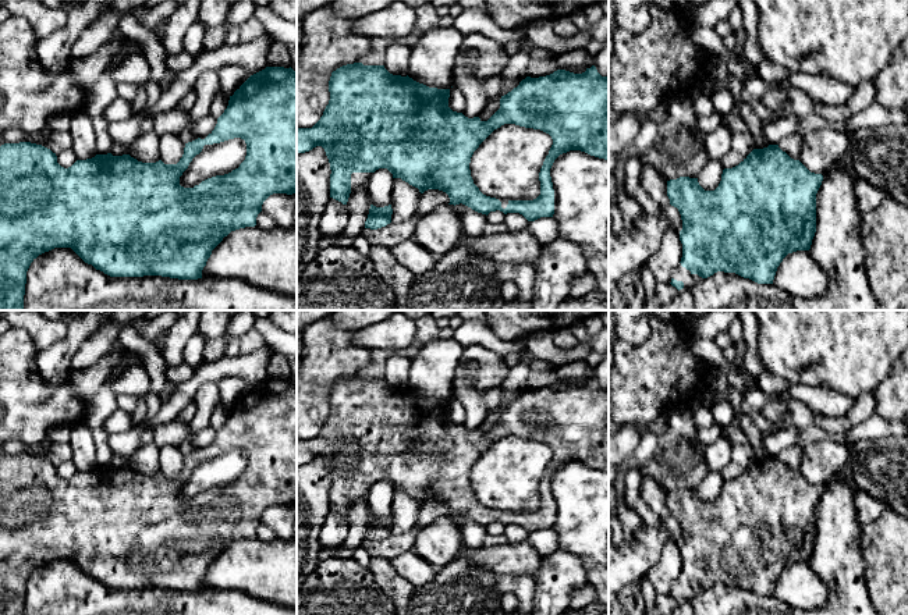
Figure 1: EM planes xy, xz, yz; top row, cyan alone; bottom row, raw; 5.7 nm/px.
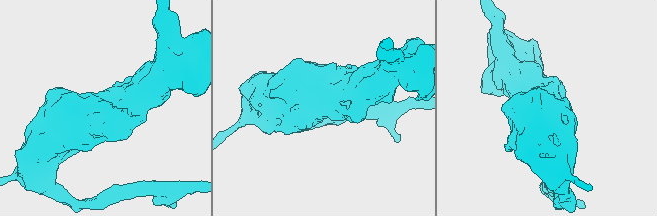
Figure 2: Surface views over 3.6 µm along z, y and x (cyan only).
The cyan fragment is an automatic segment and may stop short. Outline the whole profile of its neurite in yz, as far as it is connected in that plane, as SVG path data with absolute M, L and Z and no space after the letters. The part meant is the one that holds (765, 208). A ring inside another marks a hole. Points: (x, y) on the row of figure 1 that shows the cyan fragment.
M778 145L753 149L738 166L724 168L714 191L705 191L698 178L667 181L670 205L678 209L682 220L682 257L671 271L670 284L680 292L688 291L717 271L773 284L777 267L788 253L811 249L822 181L822 174L811 173Z

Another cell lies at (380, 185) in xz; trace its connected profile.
M379 168L372 173L368 191L369 202L376 207L389 206L393 196L394 178L387 168Z

